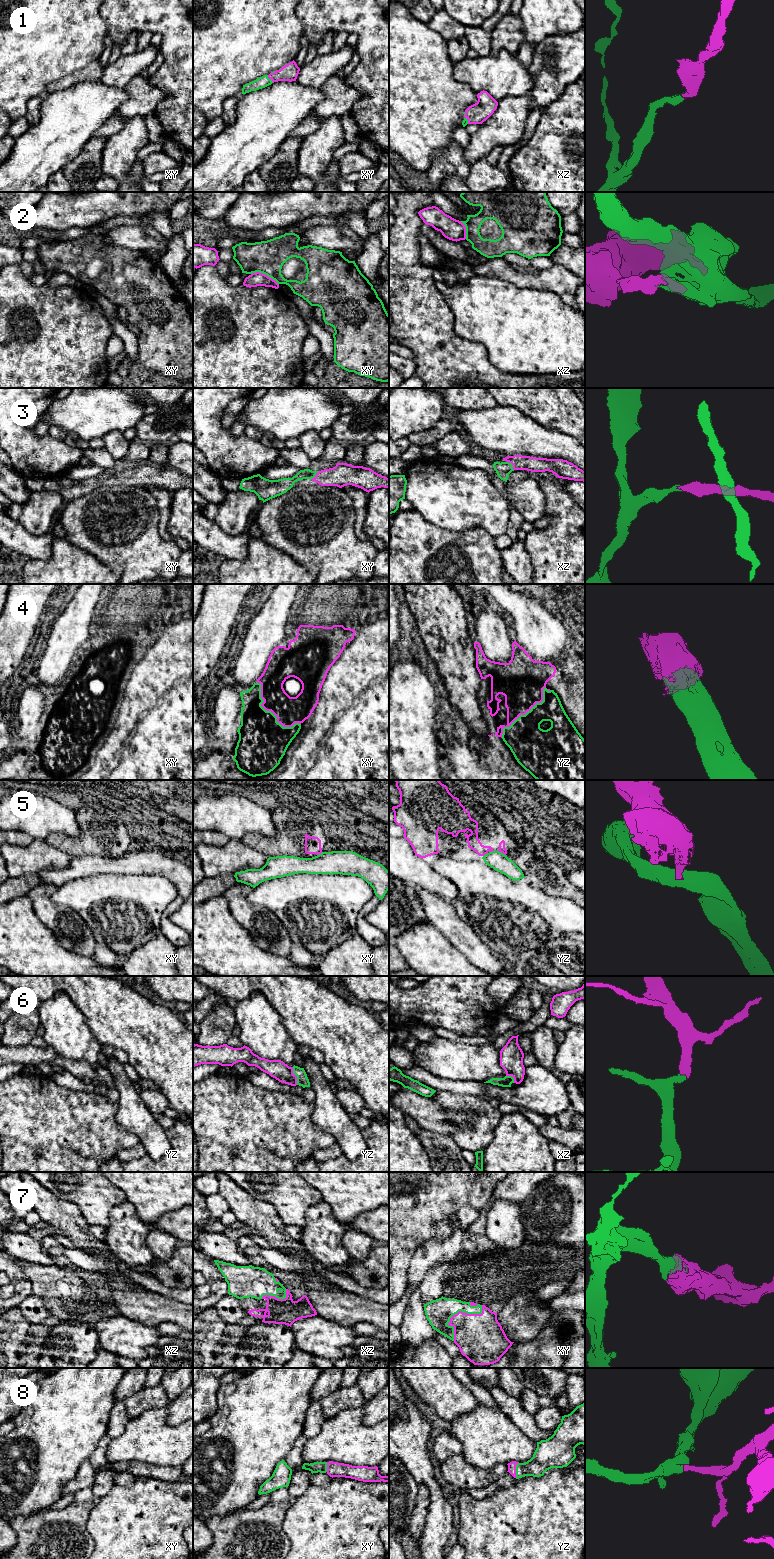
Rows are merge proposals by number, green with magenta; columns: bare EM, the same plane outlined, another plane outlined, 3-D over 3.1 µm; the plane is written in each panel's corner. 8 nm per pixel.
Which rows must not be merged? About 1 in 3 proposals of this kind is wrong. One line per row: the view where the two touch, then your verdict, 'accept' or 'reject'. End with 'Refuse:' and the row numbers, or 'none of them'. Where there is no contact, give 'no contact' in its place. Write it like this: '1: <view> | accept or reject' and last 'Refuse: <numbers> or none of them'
1: xy | accept
2: xy | reject
3: xz | accept
4: xy | accept
5: yz | reject
6: yz | accept
7: xy | accept
8: yz | accept
Refuse: 2, 5

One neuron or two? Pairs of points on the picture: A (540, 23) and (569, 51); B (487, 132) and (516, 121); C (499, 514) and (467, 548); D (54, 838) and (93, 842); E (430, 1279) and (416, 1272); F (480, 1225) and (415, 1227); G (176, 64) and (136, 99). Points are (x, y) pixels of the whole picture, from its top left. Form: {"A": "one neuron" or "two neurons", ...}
{"A": "two neurons", "B": "one neuron", "C": "two neurons", "D": "one neuron", "E": "two neurons", "F": "two neurons", "G": "two neurons"}

